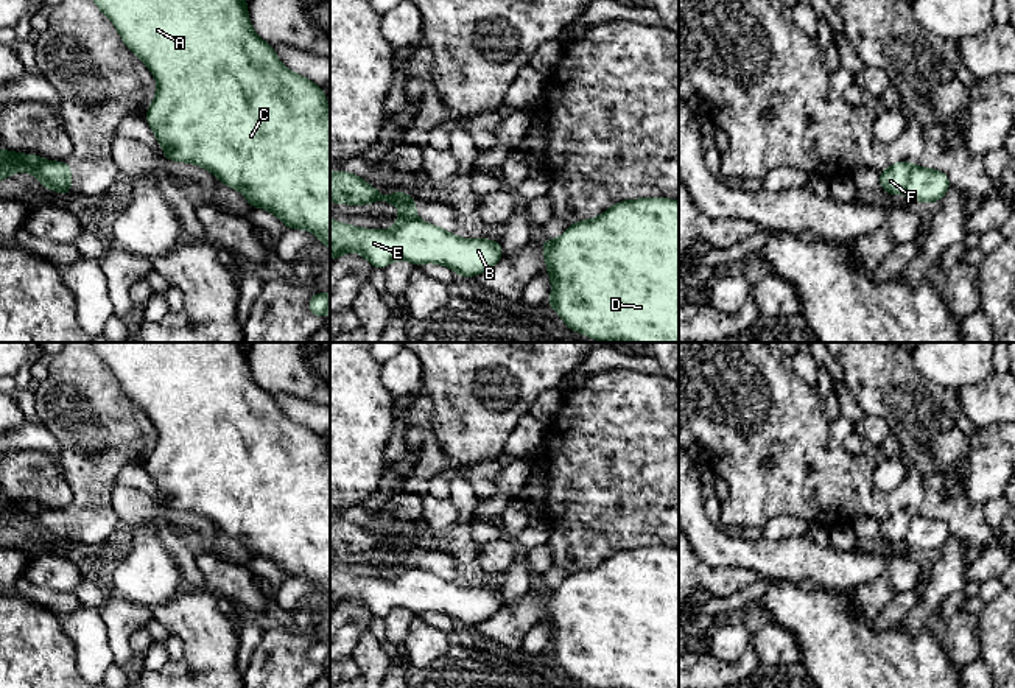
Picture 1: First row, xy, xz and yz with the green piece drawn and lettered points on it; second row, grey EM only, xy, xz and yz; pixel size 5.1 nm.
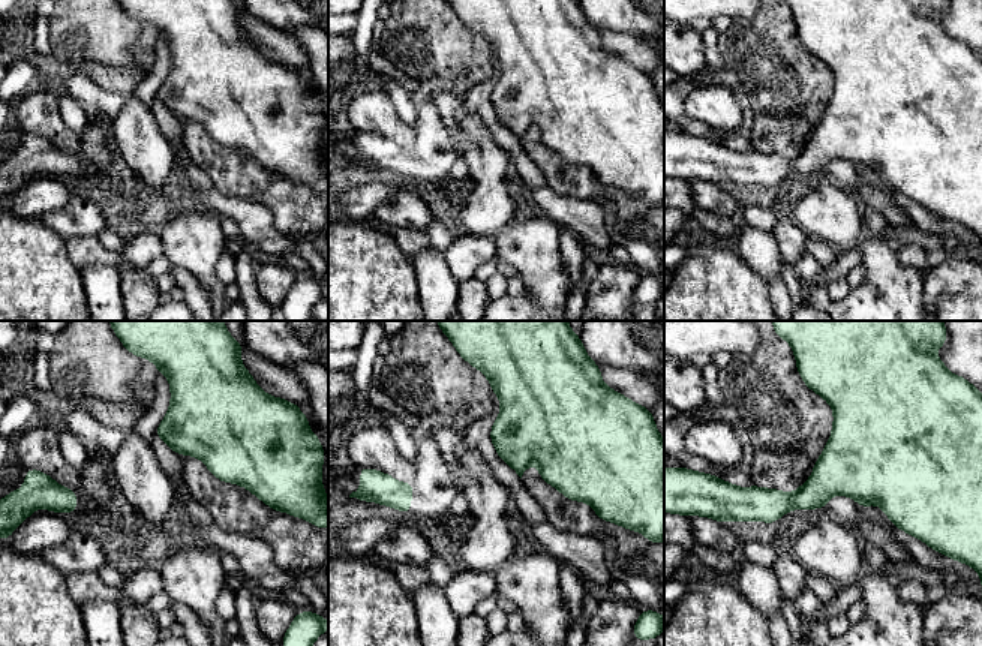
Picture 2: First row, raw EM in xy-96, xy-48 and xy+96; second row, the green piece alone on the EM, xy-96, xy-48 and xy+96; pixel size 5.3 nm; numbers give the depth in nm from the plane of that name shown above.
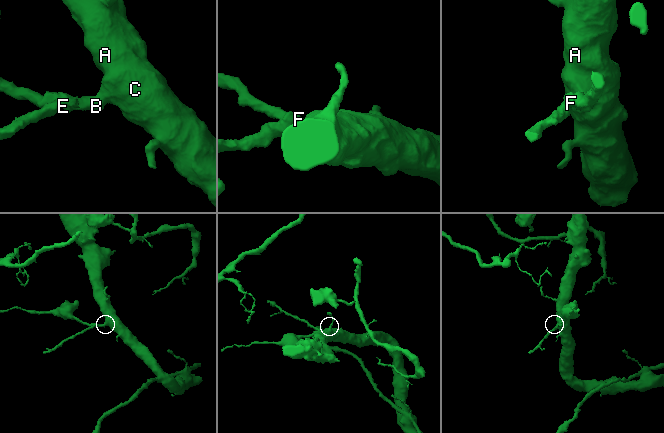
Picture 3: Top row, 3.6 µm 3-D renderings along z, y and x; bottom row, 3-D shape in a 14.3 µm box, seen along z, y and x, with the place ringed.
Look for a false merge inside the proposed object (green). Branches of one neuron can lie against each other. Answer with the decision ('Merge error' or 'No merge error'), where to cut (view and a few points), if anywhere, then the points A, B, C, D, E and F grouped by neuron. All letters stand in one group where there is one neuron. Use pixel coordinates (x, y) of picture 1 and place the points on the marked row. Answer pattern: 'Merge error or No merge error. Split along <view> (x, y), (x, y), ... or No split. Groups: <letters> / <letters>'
Merge error. Split along yz (914, 165), (903, 190). Groups: A B C D E / F

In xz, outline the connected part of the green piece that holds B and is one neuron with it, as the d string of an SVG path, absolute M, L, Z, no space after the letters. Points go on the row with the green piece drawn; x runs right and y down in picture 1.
M332 218L330 258L352 251L378 269L385 269L392 260L408 260L414 266L439 263L459 277L475 277L503 258L498 240L459 238L417 218L397 221L389 230L361 229Z

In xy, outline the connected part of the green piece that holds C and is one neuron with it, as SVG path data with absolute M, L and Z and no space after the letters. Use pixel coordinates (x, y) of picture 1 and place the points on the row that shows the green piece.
M93 0L114 23L123 44L149 68L157 82L154 101L145 117L163 148L165 160L188 162L207 168L227 187L243 191L248 204L272 212L286 229L305 229L314 233L330 251L330 107L324 87L288 70L274 47L260 39L248 16L248 0Z

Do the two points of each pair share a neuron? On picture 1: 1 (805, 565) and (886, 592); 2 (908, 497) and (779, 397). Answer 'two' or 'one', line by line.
1: two
2: one

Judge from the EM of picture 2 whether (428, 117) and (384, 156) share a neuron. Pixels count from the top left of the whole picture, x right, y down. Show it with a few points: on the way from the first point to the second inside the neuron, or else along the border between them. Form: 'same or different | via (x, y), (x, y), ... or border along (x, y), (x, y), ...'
same | via (428, 134), (428, 138), (410, 156), (401, 156)

